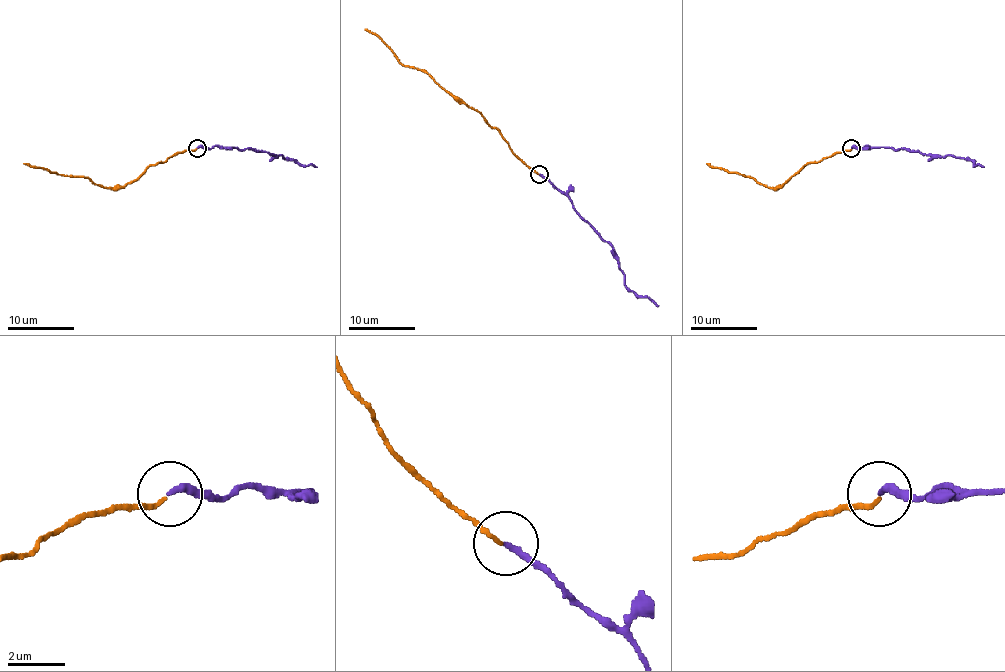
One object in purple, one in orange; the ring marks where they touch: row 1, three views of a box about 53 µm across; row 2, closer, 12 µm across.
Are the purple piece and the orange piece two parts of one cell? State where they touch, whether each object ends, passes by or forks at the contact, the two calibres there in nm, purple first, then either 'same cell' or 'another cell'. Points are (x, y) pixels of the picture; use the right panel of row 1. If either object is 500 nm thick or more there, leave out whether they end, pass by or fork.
place (851, 148); purple ends; orange ends; calibres 220 and 130 nm; same cell

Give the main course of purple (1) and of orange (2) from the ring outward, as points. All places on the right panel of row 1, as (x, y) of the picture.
1: (852, 147), (862, 149), (870, 145), (963, 157), (983, 167)
2: (852, 149), (805, 164), (777, 187), (767, 187), (750, 177), (707, 164)

